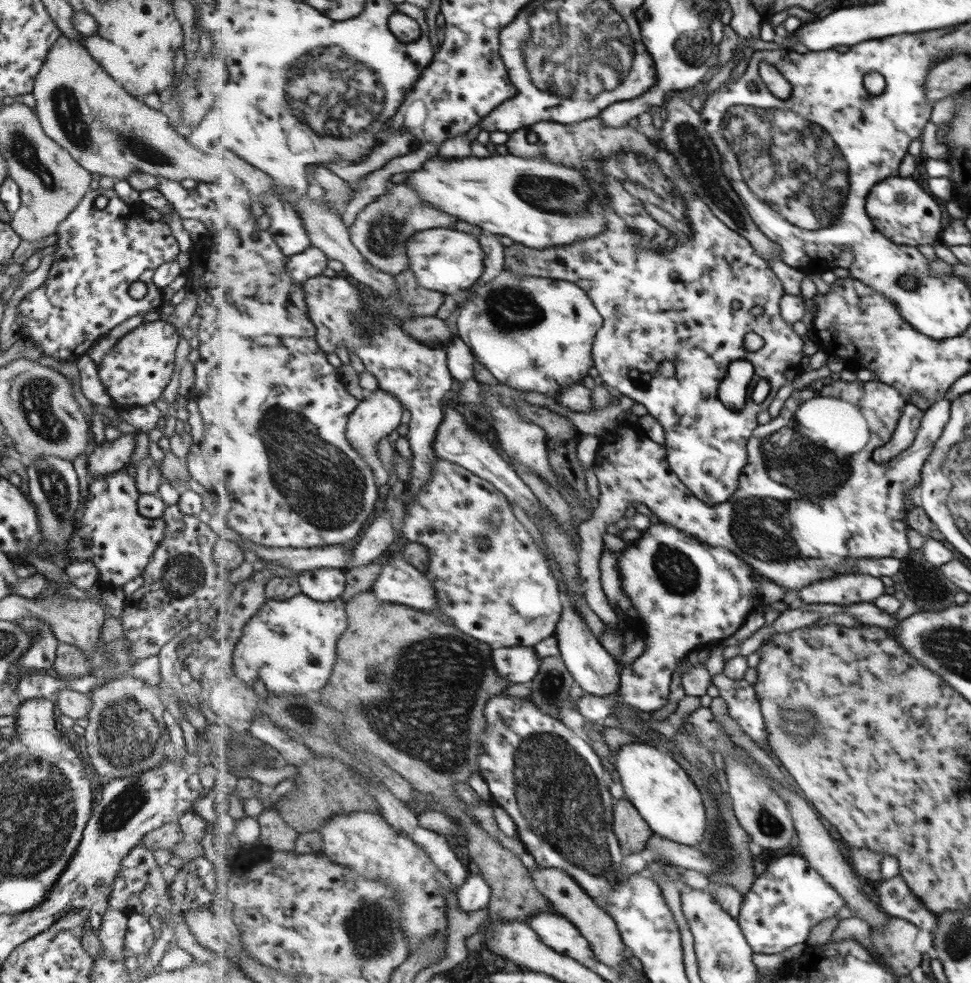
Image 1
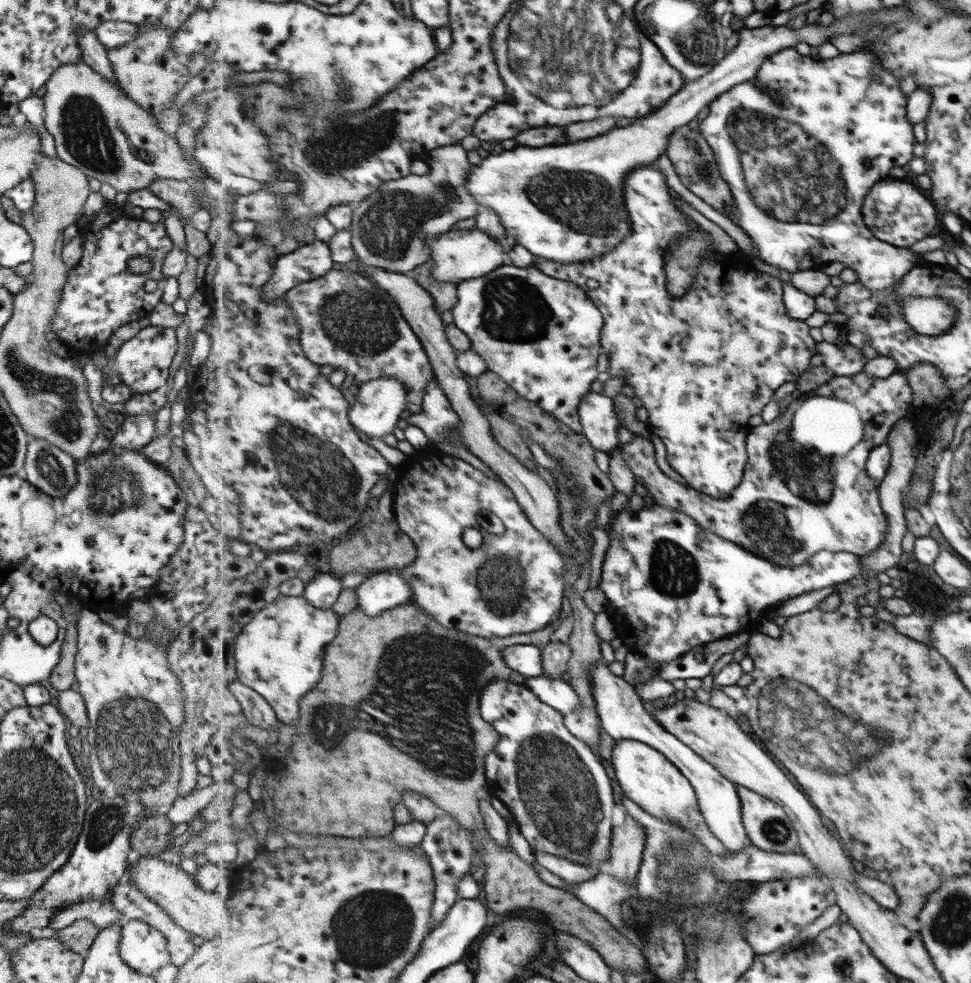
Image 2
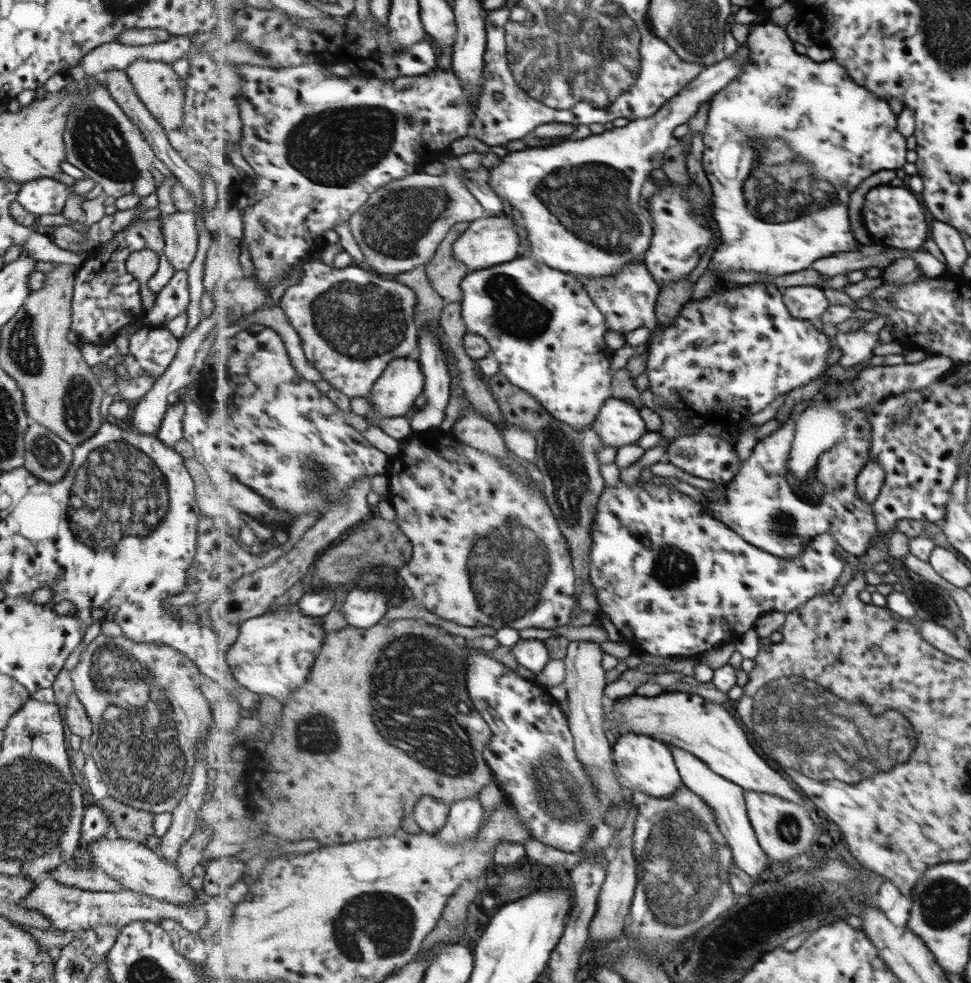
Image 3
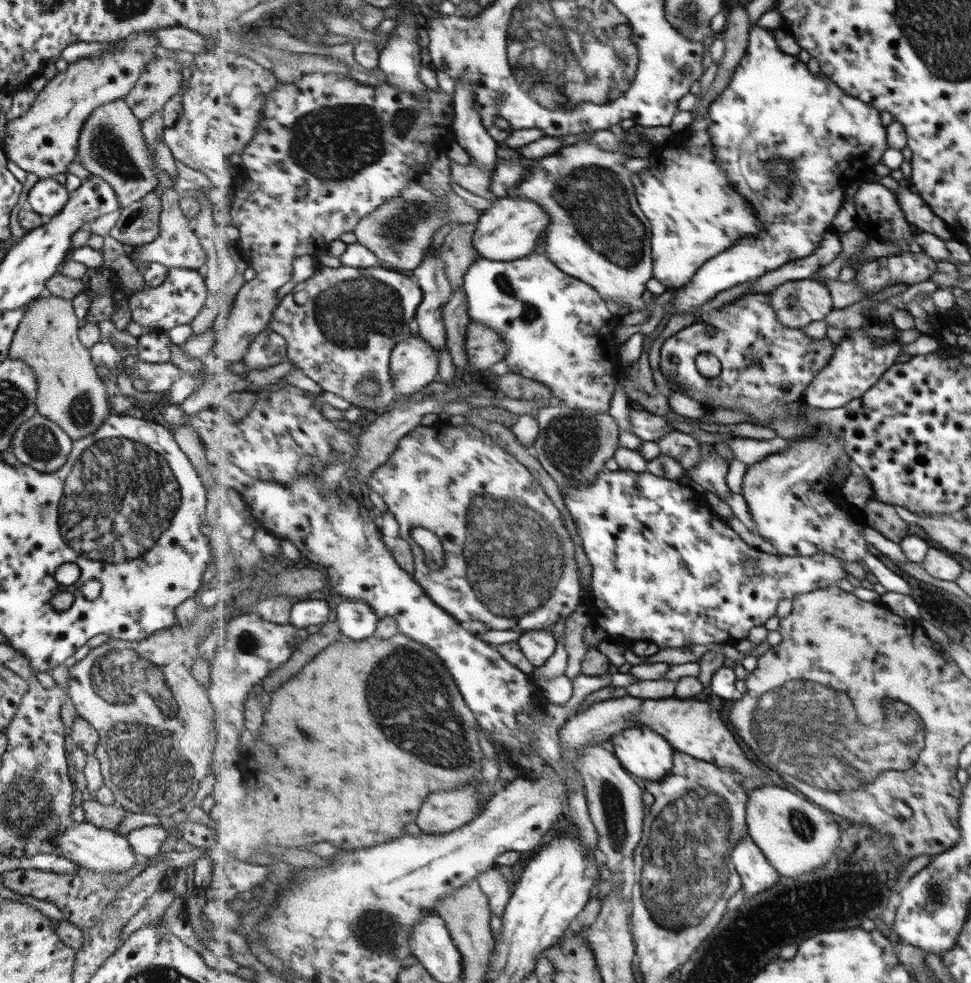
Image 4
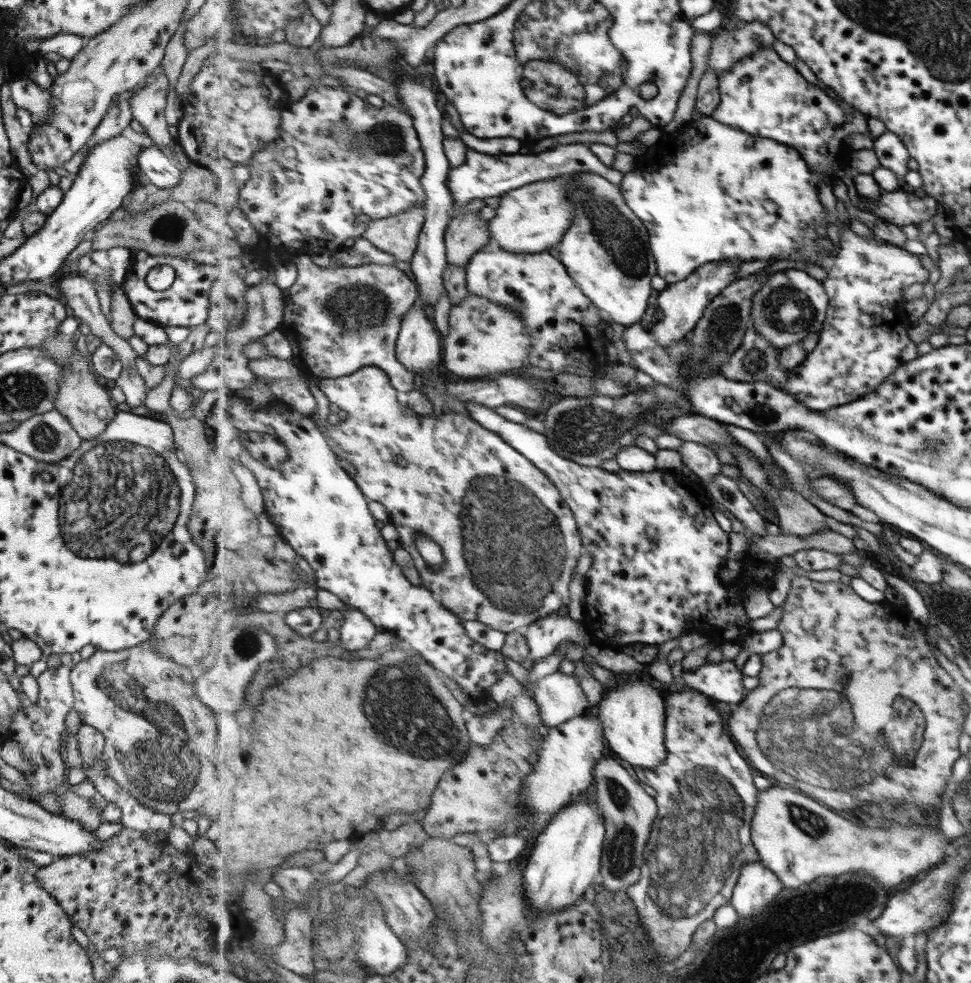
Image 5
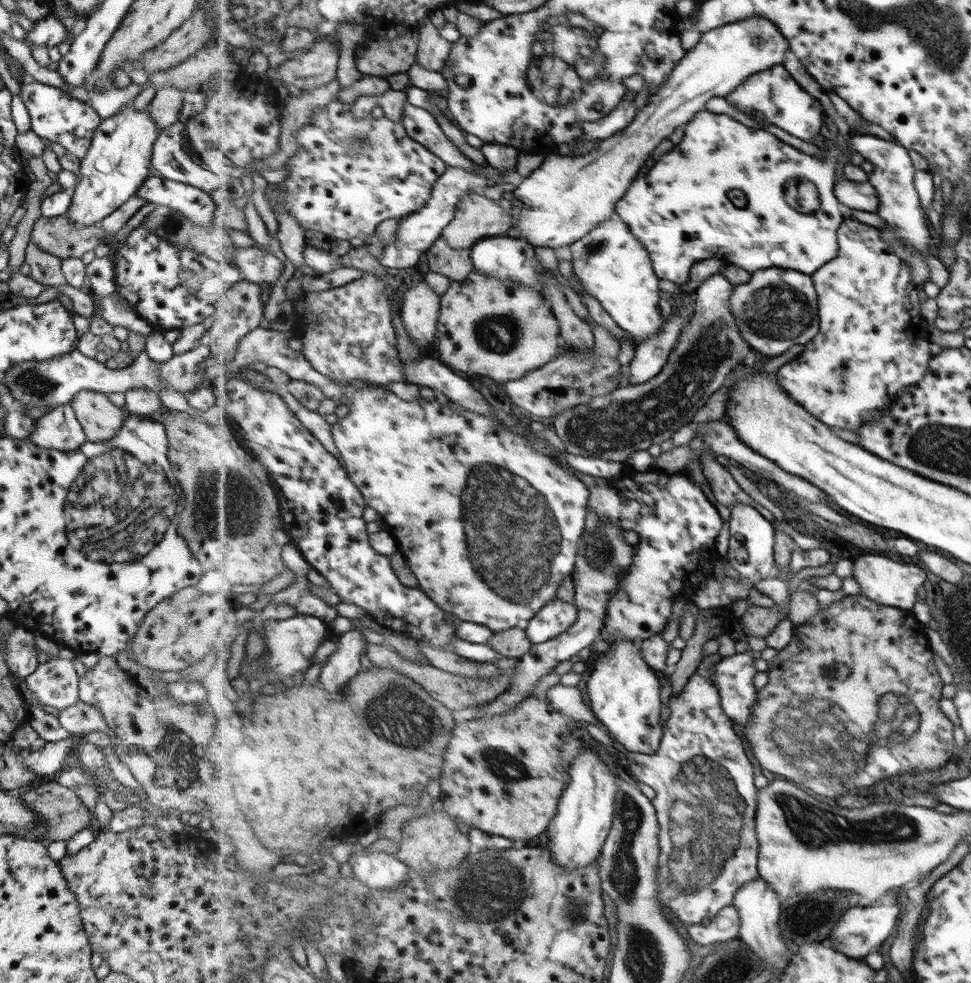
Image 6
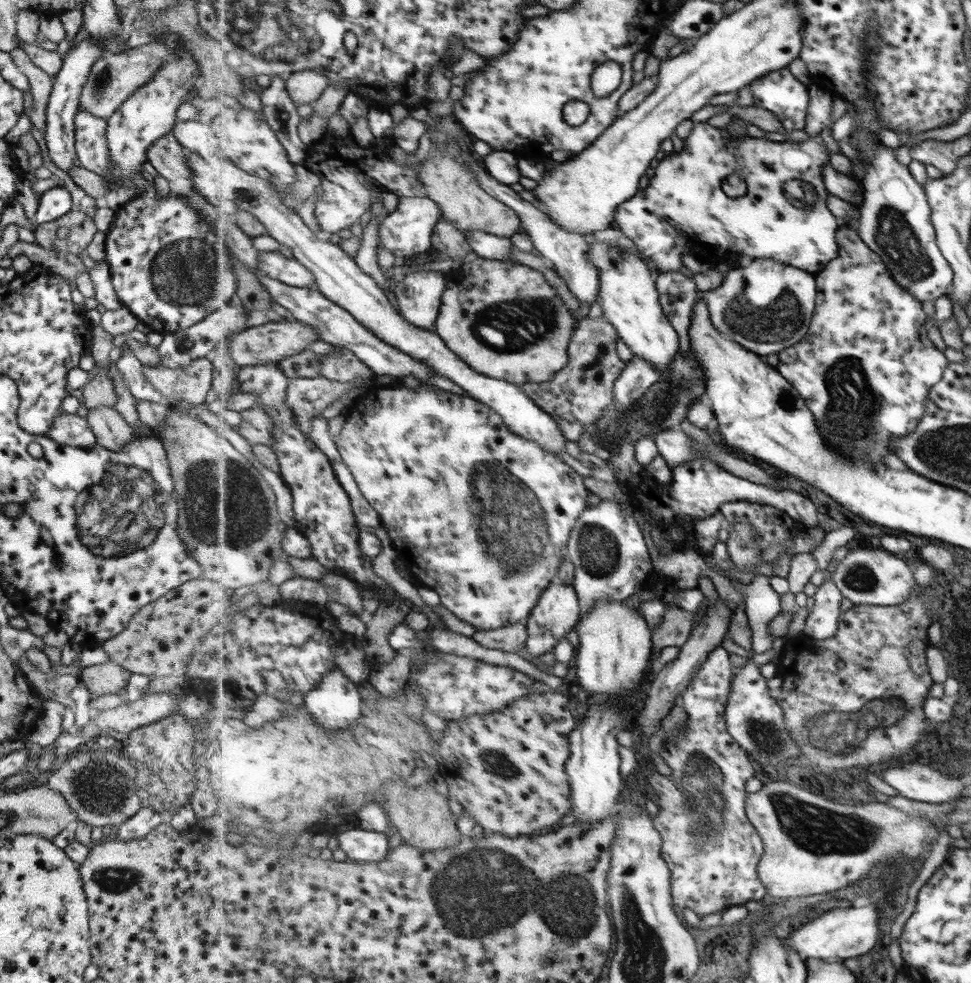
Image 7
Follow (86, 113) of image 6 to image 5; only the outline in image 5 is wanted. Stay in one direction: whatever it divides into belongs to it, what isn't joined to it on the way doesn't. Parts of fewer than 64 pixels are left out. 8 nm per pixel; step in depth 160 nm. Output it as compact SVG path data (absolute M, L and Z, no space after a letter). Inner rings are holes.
M27 77L11 81L10 96L16 107L31 113L33 123L44 123L50 115L50 94L48 88L40 88Z

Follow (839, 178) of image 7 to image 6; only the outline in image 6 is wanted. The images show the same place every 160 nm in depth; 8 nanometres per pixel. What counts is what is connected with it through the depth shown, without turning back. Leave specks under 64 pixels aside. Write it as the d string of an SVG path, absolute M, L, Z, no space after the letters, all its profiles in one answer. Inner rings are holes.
M845 178L836 181L834 192L845 208L875 213L881 207L879 192L869 182L853 182Z

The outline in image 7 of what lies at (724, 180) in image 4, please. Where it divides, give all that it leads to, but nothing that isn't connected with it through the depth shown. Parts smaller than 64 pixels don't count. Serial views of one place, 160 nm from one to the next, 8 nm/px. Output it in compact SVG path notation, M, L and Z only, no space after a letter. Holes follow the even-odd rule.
M705 121L698 122L688 136L688 139L683 143L683 148L679 152L672 152L655 164L653 168L655 175L649 180L648 187L643 190L642 193L637 194L633 199L621 204L619 211L616 213L615 227L623 231L629 239L633 240L633 243L636 244L639 251L645 253L647 257L653 259L653 261L657 263L659 273L685 271L683 254L693 254L691 250L695 250L695 246L697 246L695 242L693 242L693 244L687 244L685 238L691 238L691 236L699 238L699 241L705 242L705 244L713 244L713 246L721 246L723 250L735 250L735 252L739 252L739 254L745 254L745 260L772 259L773 261L777 261L777 263L799 268L813 274L821 273L833 260L838 258L840 244L837 241L836 235L842 222L833 215L833 211L829 210L827 204L829 192L827 188L825 188L824 166L826 166L826 164L832 164L830 161L832 158L830 157L831 154L829 151L827 151L826 140L821 135L808 138L800 143L790 140L775 142L768 140L765 137L755 138L751 136L736 142L727 129L711 126L711 124L708 124L707 121ZM877 145L865 153L868 158L861 182L865 200L859 209L859 236L881 256L889 276L921 302L945 295L953 272L937 248L923 188L912 179L908 168L897 162L893 149ZM736 172L744 176L745 182L747 183L747 186L749 186L749 192L743 197L731 198L729 197L729 194L723 192L721 184L723 184L723 180L725 180L727 176L735 174Z

